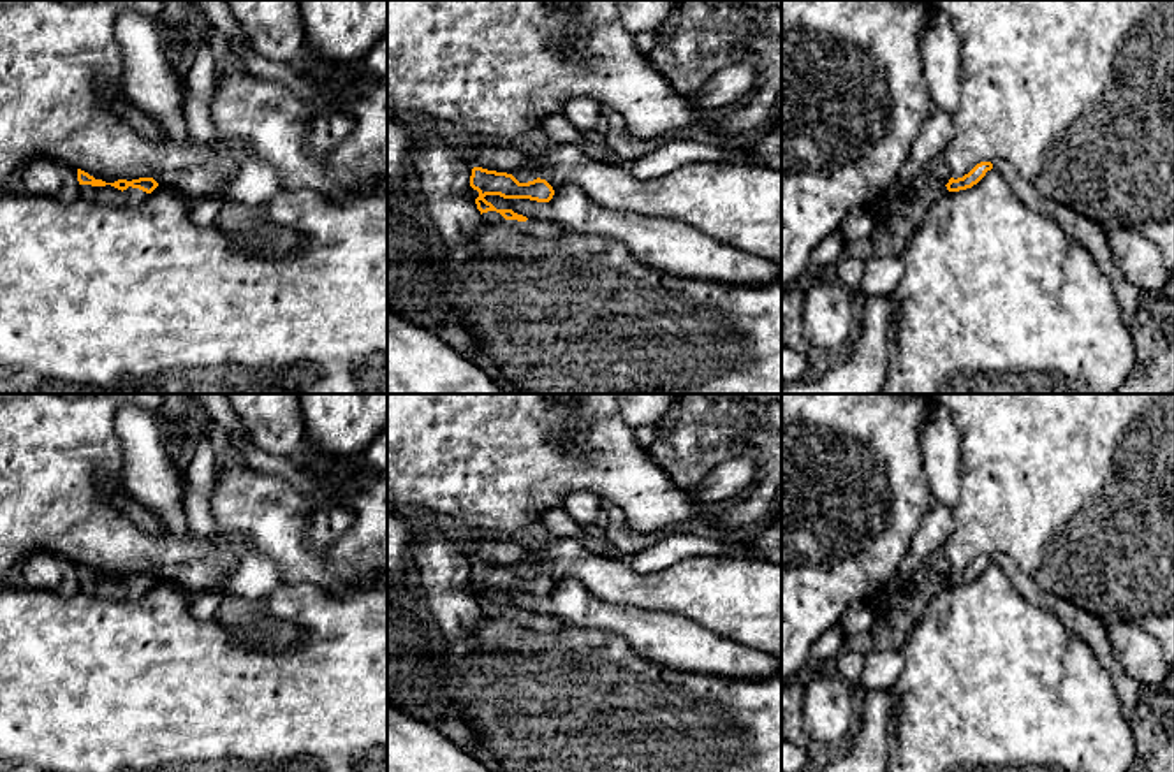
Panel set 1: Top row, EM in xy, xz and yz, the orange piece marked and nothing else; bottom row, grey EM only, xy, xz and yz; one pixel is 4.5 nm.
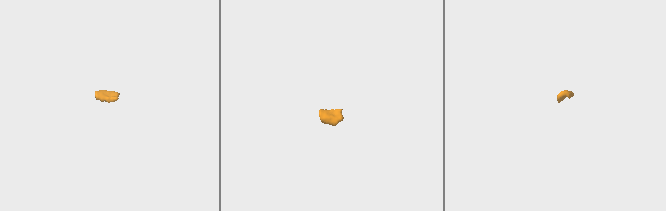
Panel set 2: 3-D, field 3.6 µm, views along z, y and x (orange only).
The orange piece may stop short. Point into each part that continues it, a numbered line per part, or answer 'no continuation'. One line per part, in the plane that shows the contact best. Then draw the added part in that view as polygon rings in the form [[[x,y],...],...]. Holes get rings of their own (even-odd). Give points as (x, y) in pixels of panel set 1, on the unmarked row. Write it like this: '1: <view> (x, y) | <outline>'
1: xy (108, 589) | [[[79,579],[79,591],[102,598],[102,600],[134,600],[146,593],[146,586],[128,580],[127,584],[118,584],[111,579],[92,580]]]
2: xz (541, 623) | [[[496,605],[482,607],[482,614],[489,619],[510,621],[517,626],[523,626],[526,630],[539,631],[539,633],[554,635],[565,628],[563,623],[560,623],[558,619],[554,619],[551,615],[544,615],[544,614],[526,614],[526,615],[505,614]]]

